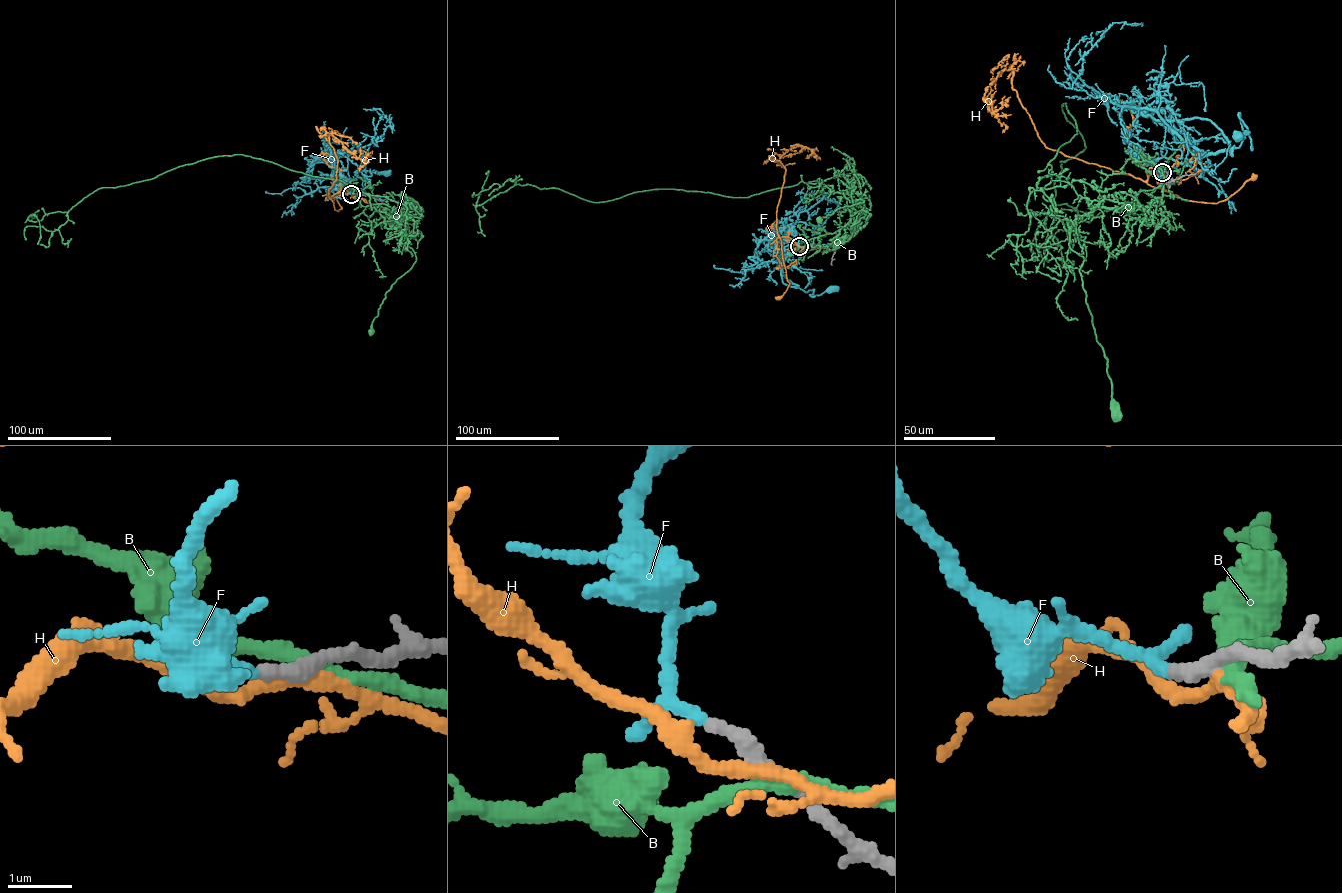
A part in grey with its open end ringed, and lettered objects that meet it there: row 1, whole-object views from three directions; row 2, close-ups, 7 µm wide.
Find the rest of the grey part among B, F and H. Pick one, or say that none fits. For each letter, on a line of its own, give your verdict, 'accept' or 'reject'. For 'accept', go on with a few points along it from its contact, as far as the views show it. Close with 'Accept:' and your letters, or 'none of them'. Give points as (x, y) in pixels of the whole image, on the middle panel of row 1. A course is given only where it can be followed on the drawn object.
B: reject
F: accept | via (799, 246), (799, 239), (788, 242), (782, 282), (805, 292), (814, 289), (813, 295), (835, 288)
H: reject
Accept: F

